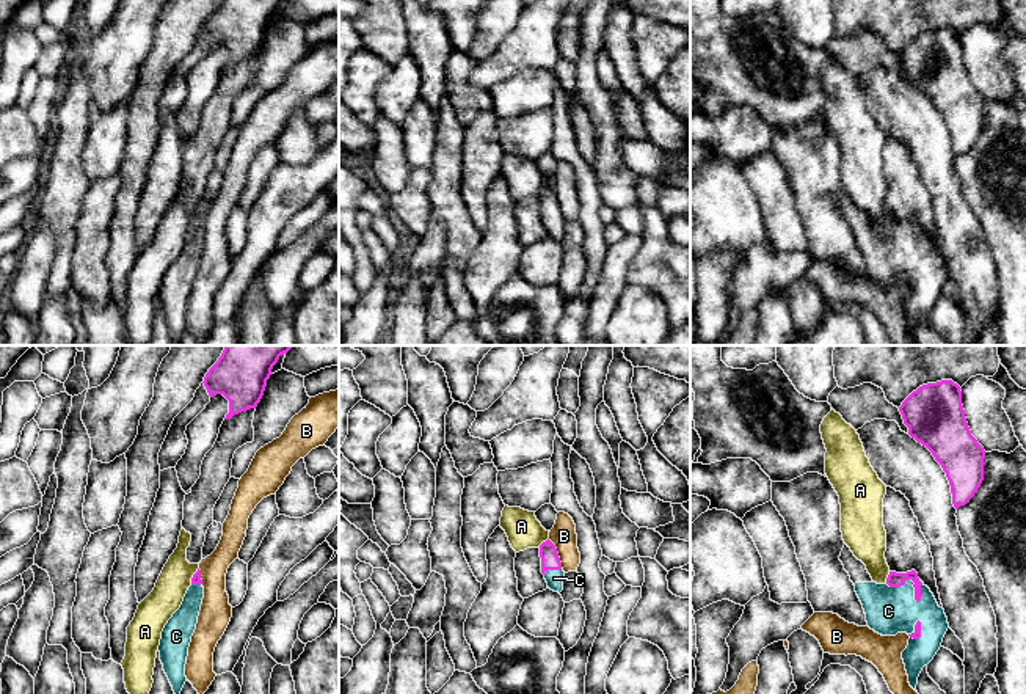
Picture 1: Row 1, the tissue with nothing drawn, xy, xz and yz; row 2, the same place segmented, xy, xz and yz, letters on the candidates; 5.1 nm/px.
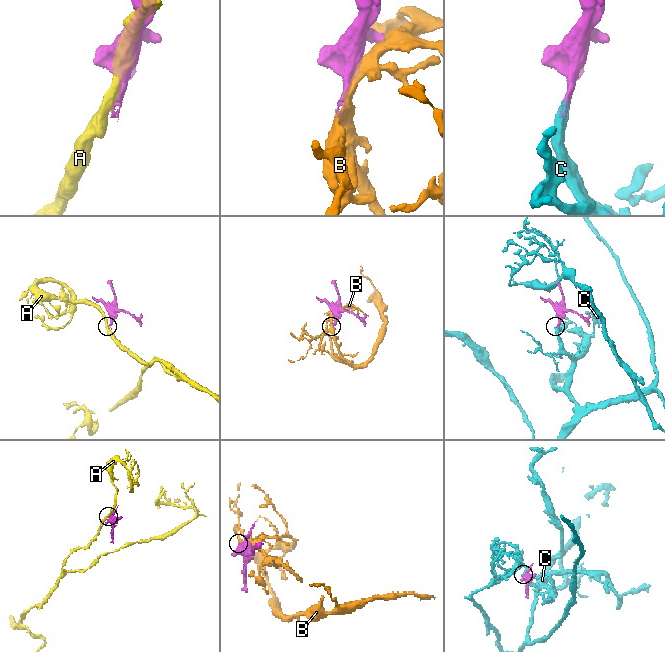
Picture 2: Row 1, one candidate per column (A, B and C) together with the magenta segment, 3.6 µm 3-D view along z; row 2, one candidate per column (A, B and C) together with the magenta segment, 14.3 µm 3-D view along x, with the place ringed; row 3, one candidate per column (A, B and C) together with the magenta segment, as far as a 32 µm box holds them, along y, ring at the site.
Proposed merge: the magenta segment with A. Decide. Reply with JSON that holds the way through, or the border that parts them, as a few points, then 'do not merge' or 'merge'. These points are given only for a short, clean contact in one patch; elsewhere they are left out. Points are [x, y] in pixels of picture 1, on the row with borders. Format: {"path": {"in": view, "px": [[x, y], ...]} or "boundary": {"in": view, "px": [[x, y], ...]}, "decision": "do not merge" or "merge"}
{"boundary": {"in": "yz", "px": [[890, 572], [885, 583]]}, "decision": "do not merge"}

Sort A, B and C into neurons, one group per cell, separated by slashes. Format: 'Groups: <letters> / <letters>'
Groups: A / B / C

